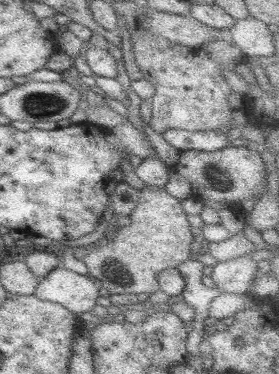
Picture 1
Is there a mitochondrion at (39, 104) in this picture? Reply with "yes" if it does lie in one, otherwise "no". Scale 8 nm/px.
yes

